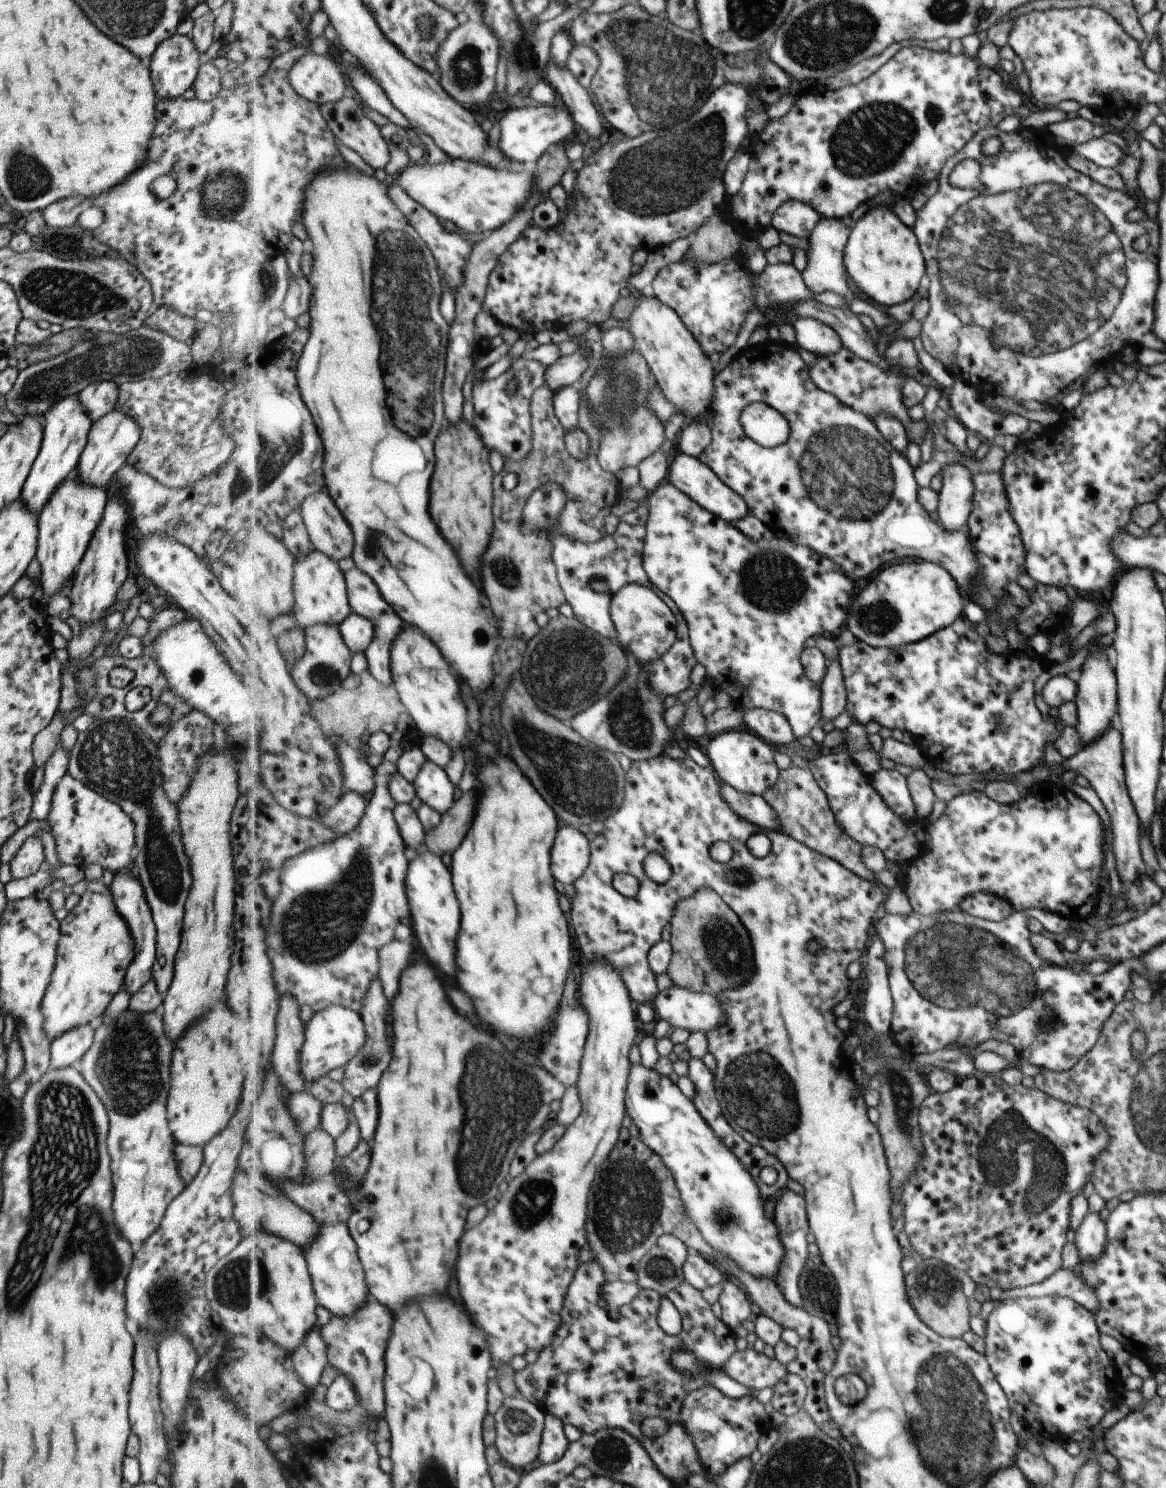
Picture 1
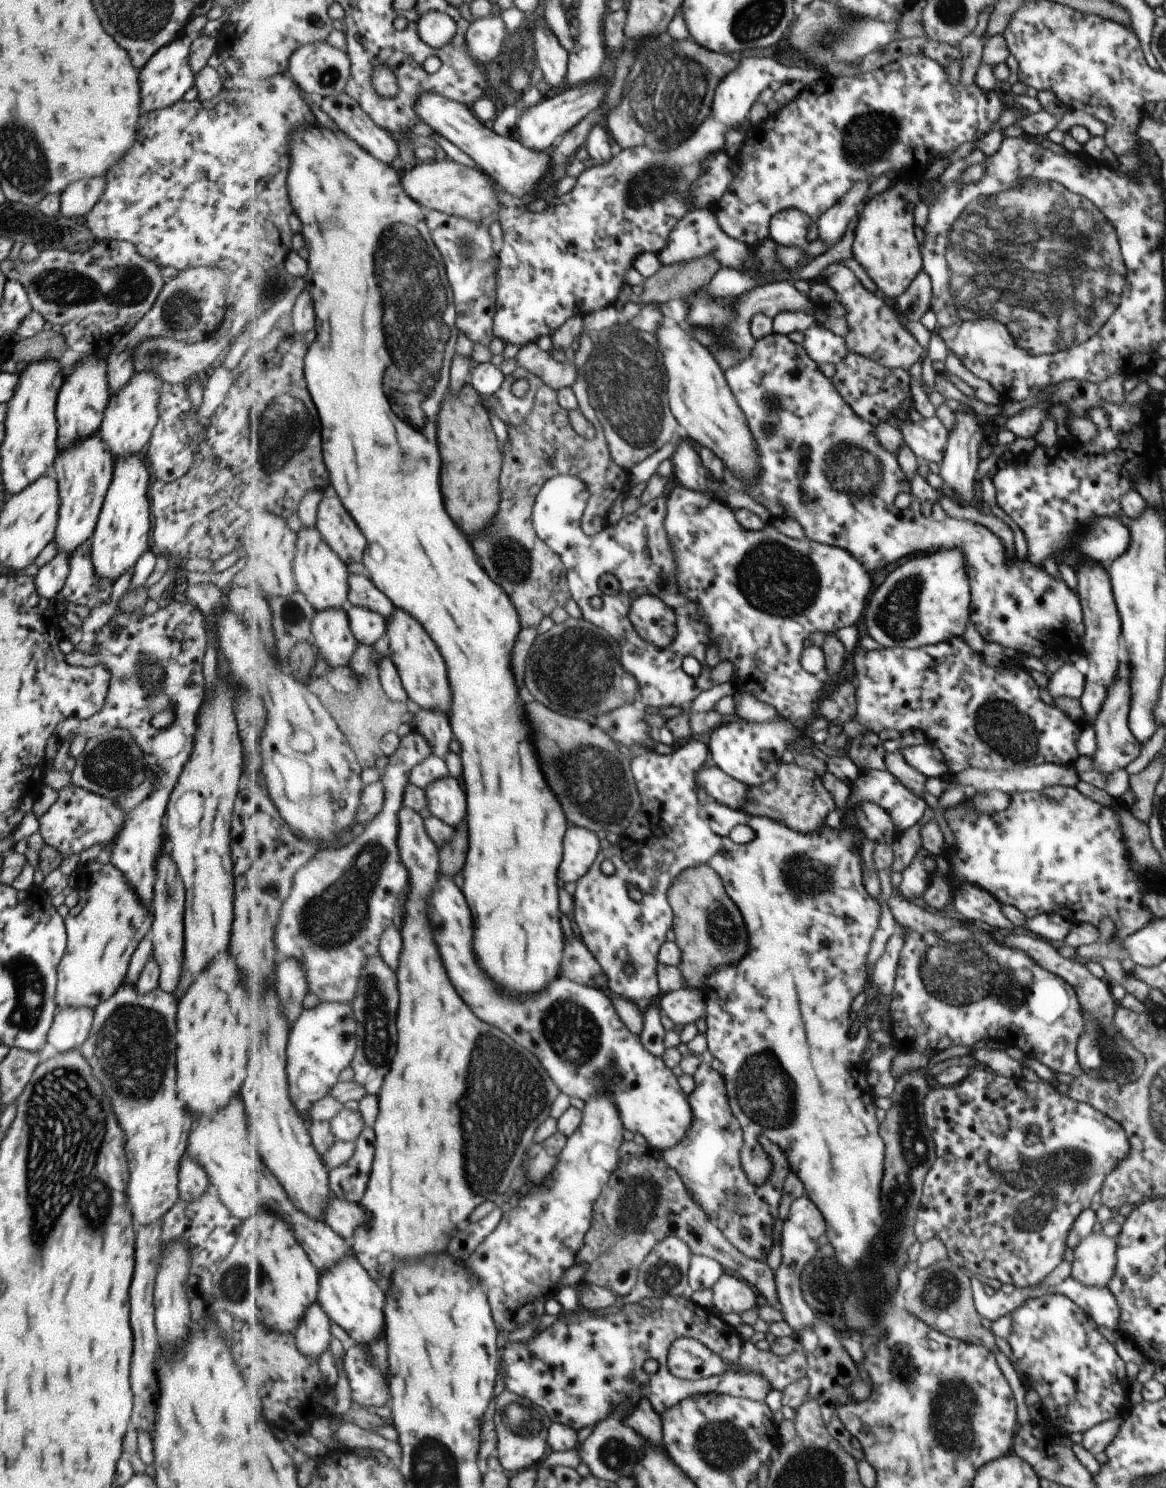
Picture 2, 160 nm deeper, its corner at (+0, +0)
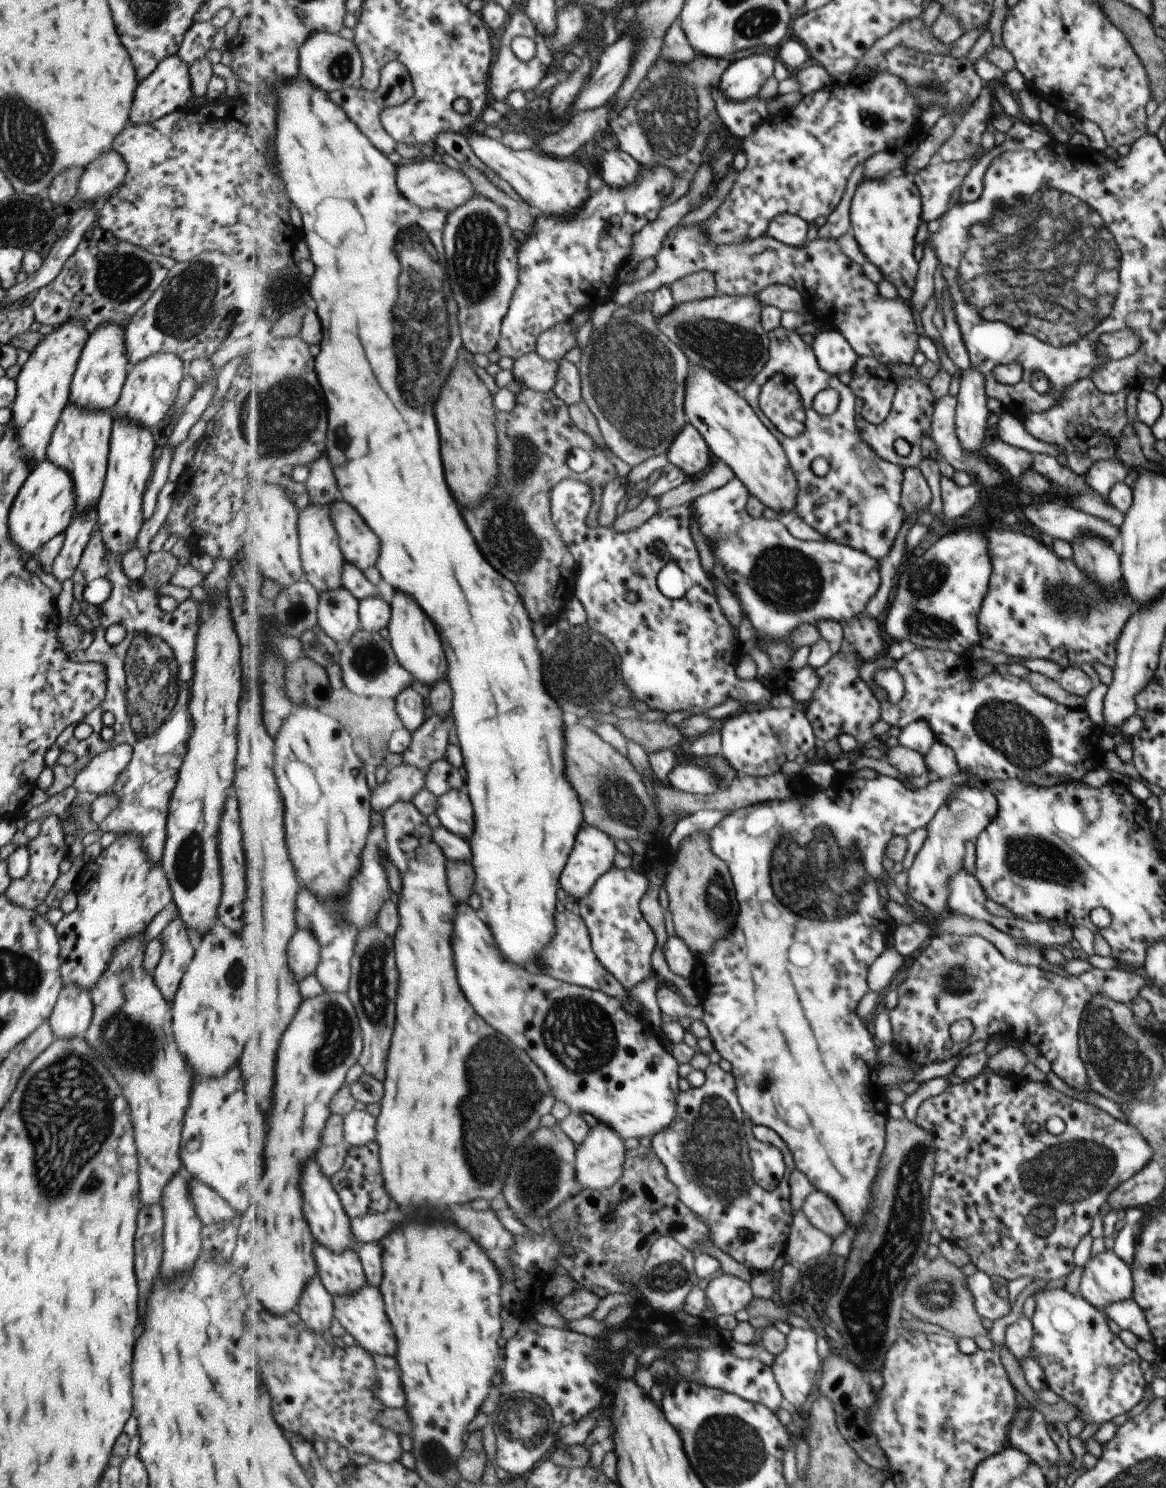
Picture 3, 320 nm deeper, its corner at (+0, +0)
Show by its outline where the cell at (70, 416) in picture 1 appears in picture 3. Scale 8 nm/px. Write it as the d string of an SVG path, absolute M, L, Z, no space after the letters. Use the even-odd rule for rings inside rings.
M101 324L93 334L88 334L87 341L84 343L69 384L67 402L85 410L110 412L121 393L127 369L123 330L117 324Z

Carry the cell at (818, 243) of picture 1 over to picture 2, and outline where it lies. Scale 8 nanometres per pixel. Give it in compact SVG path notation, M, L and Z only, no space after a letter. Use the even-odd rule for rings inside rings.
M857 182L845 198L841 198L833 208L816 220L818 239L827 244L827 250L837 246L839 240L844 238L849 222L859 214L859 206L868 201L869 188L871 182Z

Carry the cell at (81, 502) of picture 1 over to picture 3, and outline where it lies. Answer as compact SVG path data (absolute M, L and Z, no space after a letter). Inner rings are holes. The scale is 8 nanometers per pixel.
M67 402L53 428L45 455L49 462L63 468L73 482L73 516L96 508L106 476L111 424L110 412L85 410Z

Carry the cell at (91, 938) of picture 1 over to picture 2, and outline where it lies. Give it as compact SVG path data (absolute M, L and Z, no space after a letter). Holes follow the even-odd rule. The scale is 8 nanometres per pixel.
M94 861L79 866L73 872L71 884L77 892L78 900L64 918L66 946L56 969L55 1008L89 1008L93 1011L97 1004L113 996L113 992L124 983L131 955L150 931L152 910L141 906L123 874L110 862L99 864Z

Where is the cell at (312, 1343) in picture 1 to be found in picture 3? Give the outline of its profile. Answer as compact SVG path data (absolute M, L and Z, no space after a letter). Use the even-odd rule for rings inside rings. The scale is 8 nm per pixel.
M319 1274L305 1288L303 1298L298 1306L298 1314L301 1320L308 1325L311 1332L323 1334L329 1330L333 1318L335 1318L334 1296L325 1288Z

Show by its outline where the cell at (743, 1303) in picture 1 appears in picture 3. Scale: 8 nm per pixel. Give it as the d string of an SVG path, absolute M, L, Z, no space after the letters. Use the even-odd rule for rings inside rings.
M728 1275L713 1279L706 1287L706 1294L718 1315L737 1314L755 1298L750 1282Z

